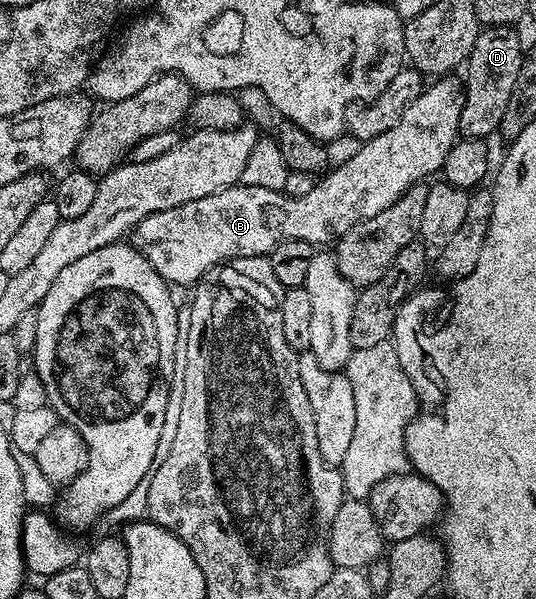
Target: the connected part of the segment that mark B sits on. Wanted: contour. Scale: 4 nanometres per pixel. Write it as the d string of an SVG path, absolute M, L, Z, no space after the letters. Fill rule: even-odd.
M435 80L428 85L405 108L405 116L389 132L381 132L381 136L373 136L371 142L362 143L356 154L351 154L339 167L328 169L313 189L305 192L305 196L289 196L282 190L269 188L253 188L236 184L226 186L224 190L213 192L209 196L201 196L201 200L189 200L177 208L165 208L161 212L153 212L145 216L135 225L129 234L130 245L141 252L153 264L161 277L172 287L194 287L195 283L208 274L215 266L232 260L248 258L262 259L270 255L285 240L305 240L312 244L339 241L349 228L377 216L377 212L385 212L389 204L401 200L401 196L409 188L420 185L430 174L438 175L445 164L445 156L449 156L449 148L457 141L461 108L463 107L463 90L451 80Z

